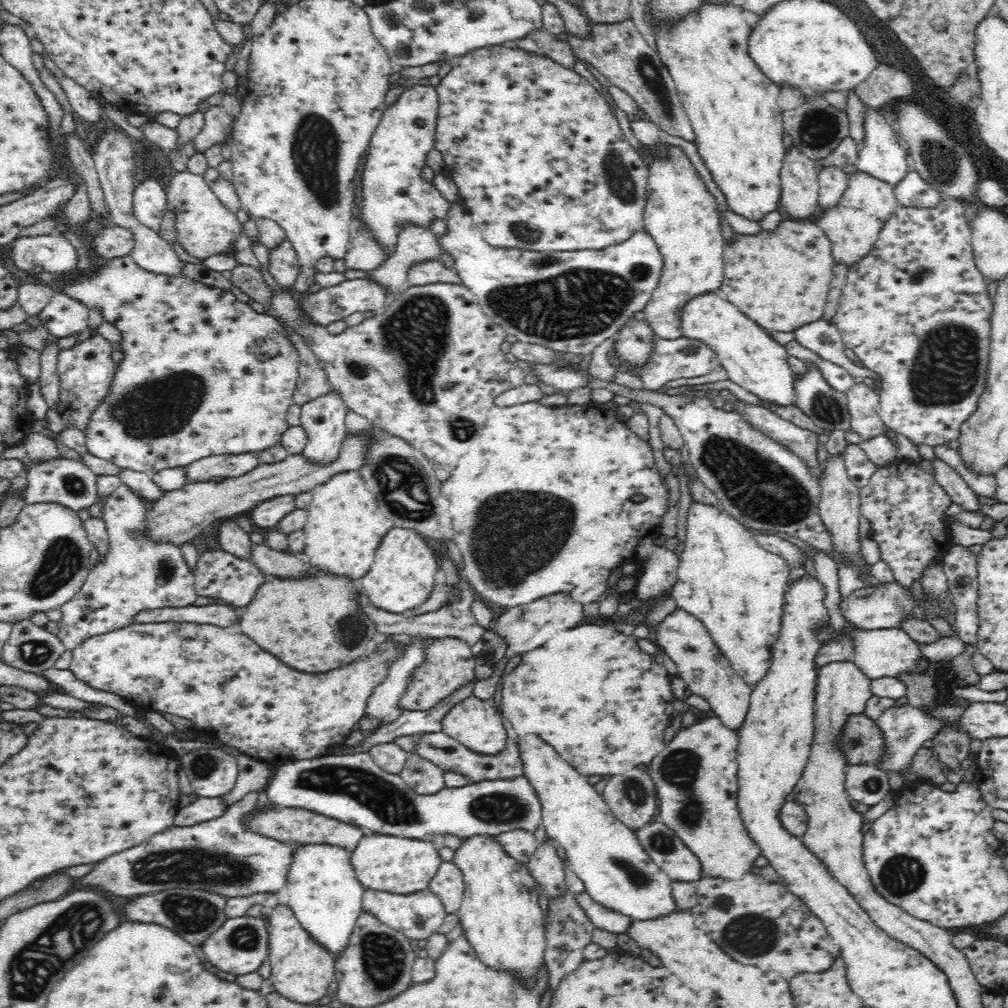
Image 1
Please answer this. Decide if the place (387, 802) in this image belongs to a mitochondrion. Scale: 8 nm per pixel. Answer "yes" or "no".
yes

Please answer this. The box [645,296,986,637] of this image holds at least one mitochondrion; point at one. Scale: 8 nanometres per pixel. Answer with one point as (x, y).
(759, 487)

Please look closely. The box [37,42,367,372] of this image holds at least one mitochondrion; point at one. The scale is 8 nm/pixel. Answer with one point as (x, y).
(316, 165)

